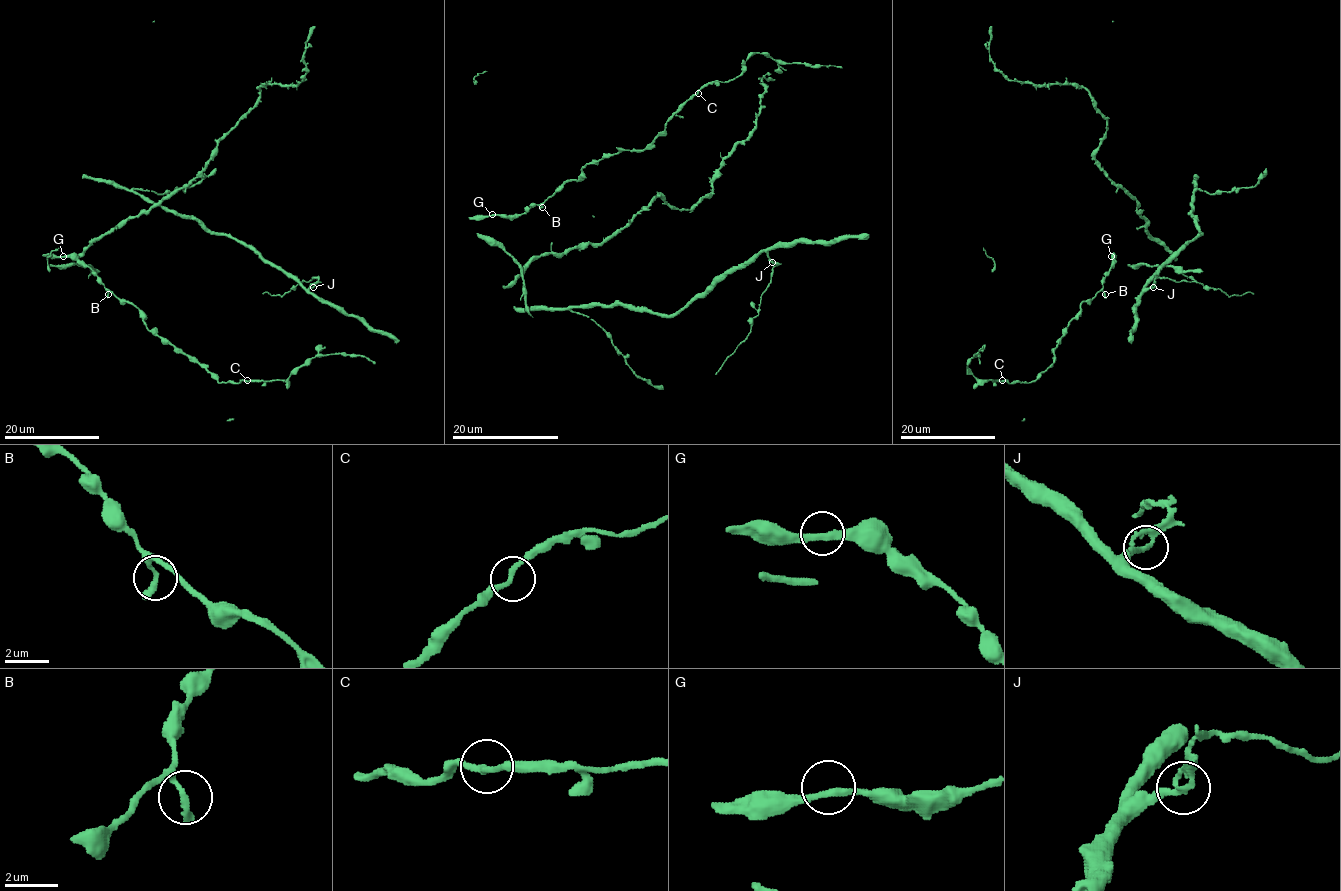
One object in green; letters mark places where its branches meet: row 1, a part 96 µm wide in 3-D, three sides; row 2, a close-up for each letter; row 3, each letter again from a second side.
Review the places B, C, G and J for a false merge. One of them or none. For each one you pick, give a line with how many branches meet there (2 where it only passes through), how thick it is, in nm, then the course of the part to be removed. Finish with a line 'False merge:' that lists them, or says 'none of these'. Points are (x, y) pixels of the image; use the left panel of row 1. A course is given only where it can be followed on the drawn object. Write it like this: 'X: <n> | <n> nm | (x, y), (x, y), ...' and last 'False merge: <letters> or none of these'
J: 2 | 240 nm | (312, 286), (316, 278), (303, 281), (281, 296), (262, 294)
False merge: J

